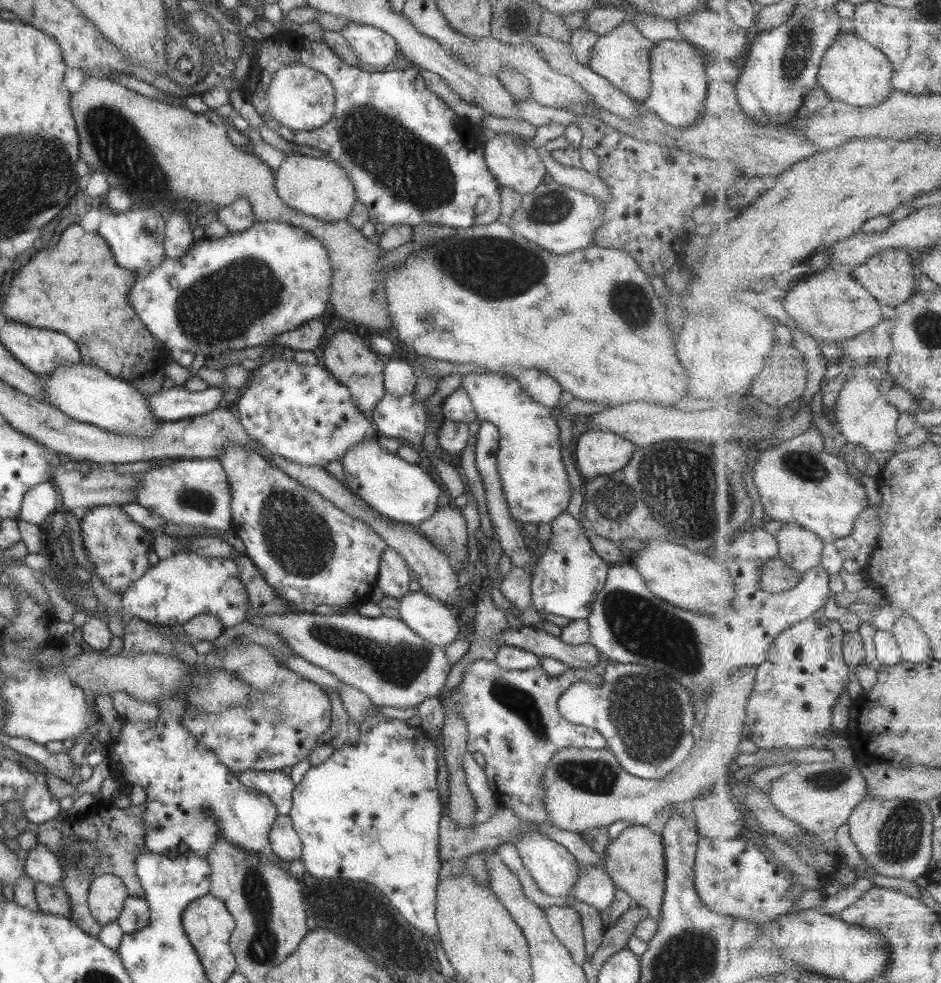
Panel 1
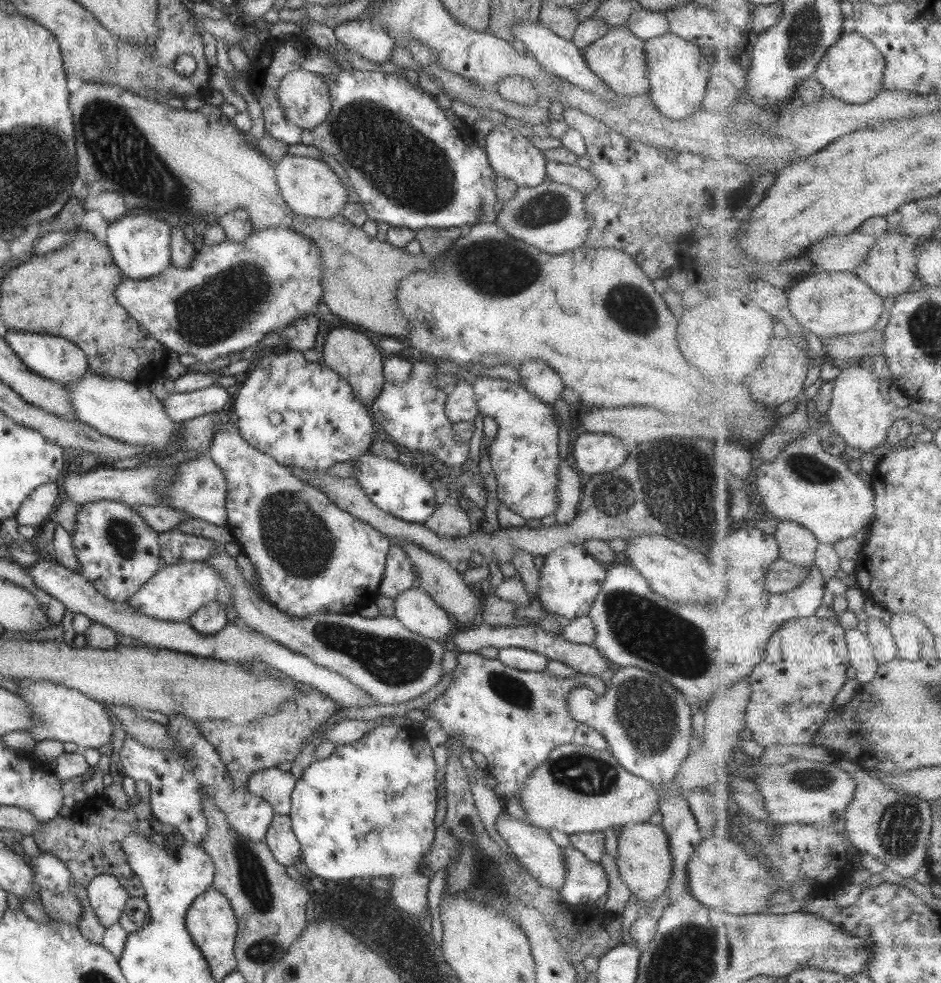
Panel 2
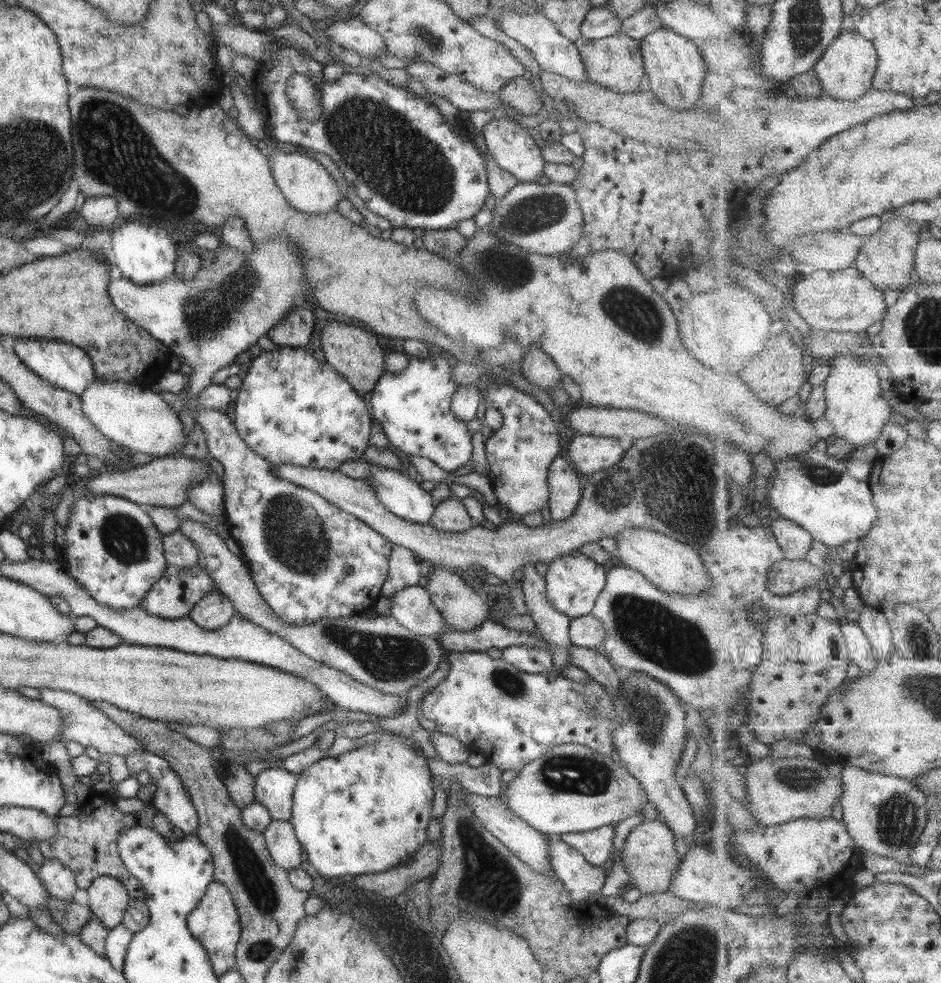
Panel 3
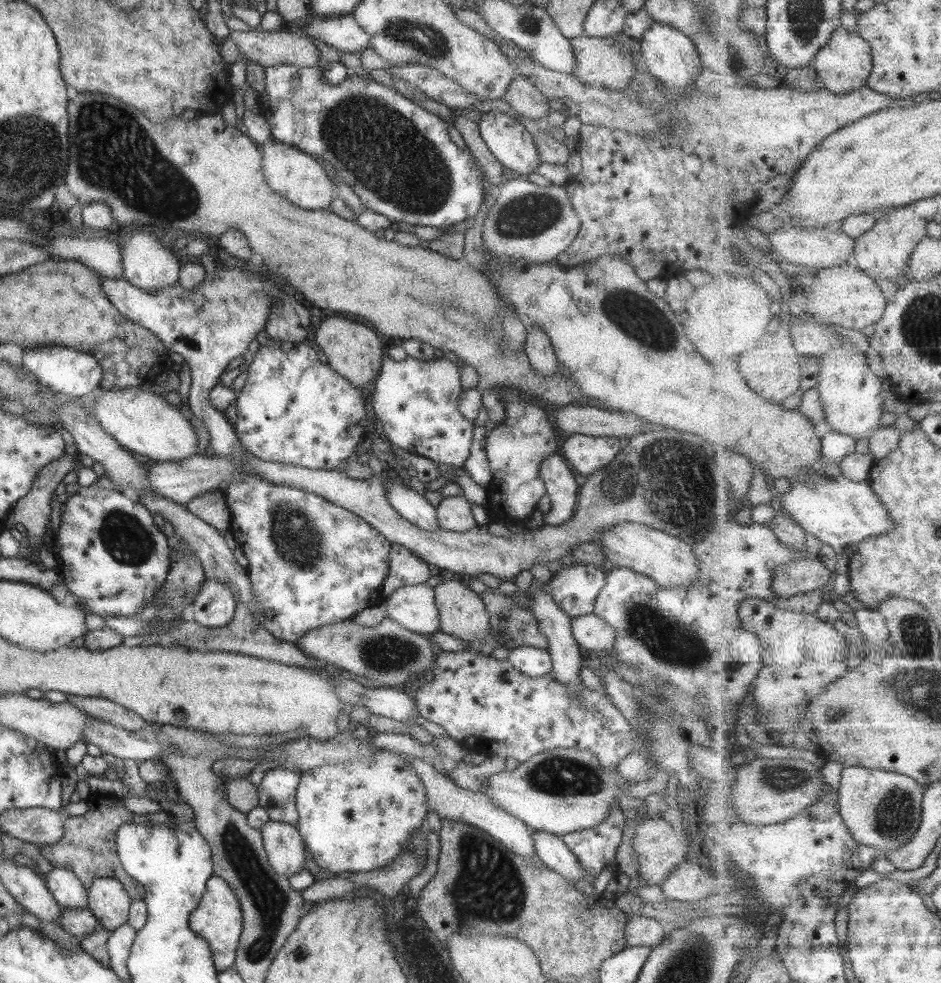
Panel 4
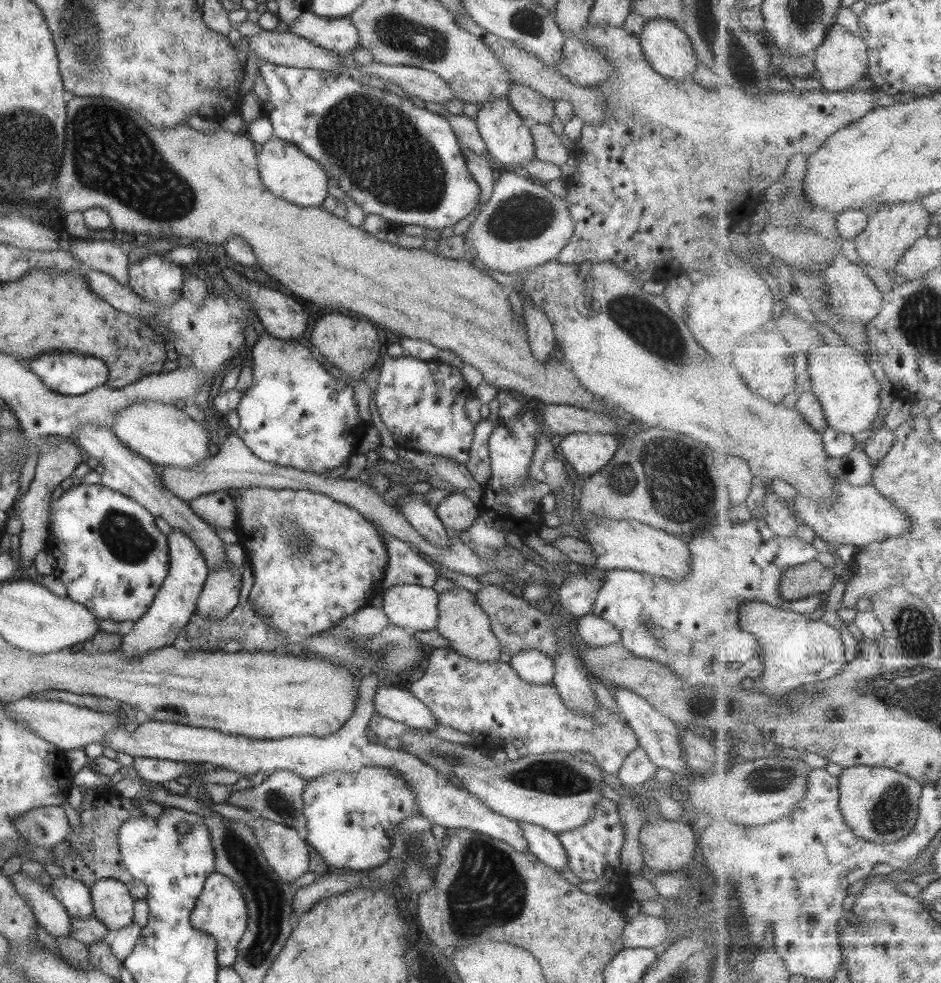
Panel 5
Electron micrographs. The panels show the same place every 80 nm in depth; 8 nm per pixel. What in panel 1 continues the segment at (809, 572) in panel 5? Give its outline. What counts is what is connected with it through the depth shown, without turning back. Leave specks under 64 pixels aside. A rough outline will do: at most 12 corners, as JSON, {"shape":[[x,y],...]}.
{"shape":[[781,557],[763,567],[763,590],[786,593],[803,579]]}

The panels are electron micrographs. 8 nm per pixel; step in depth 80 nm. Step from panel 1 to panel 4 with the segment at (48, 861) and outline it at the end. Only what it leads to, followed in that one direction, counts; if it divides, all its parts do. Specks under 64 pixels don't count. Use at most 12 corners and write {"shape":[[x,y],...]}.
{"shape":[[63,868],[39,873],[55,902],[86,908],[87,891]]}

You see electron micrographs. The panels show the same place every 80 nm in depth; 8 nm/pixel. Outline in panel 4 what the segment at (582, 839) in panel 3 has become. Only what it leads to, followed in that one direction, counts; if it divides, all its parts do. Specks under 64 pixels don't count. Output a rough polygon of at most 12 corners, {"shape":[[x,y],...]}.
{"shape":[[613,807],[591,828],[561,836],[586,876],[612,865],[624,825]]}

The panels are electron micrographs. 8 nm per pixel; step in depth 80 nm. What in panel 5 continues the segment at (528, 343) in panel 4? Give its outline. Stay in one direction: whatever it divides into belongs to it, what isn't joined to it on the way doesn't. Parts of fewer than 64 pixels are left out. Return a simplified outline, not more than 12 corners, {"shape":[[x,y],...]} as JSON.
{"shape":[[522,302],[531,356],[545,362],[553,350],[552,324],[542,308]]}

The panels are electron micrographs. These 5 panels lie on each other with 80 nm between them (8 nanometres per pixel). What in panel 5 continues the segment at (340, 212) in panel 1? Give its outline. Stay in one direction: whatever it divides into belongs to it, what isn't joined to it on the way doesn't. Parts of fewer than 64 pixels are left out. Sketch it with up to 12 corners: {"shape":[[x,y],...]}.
{"shape":[[272,136],[256,159],[273,196],[319,207],[328,175],[295,145]]}

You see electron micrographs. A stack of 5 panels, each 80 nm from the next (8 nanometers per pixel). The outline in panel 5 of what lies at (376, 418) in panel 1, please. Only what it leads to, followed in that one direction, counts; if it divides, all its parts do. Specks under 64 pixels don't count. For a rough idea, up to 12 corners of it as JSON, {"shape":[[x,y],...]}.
{"shape":[[385,356],[375,410],[397,447],[466,464],[470,389],[437,359]]}

